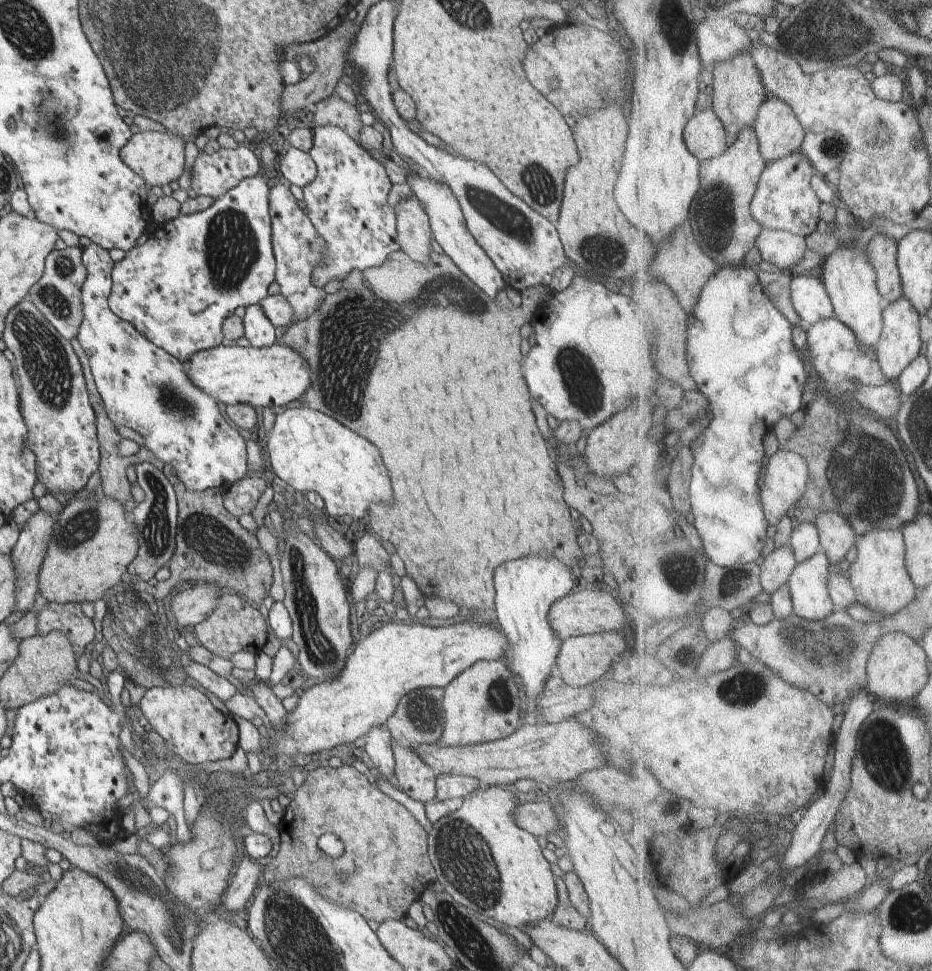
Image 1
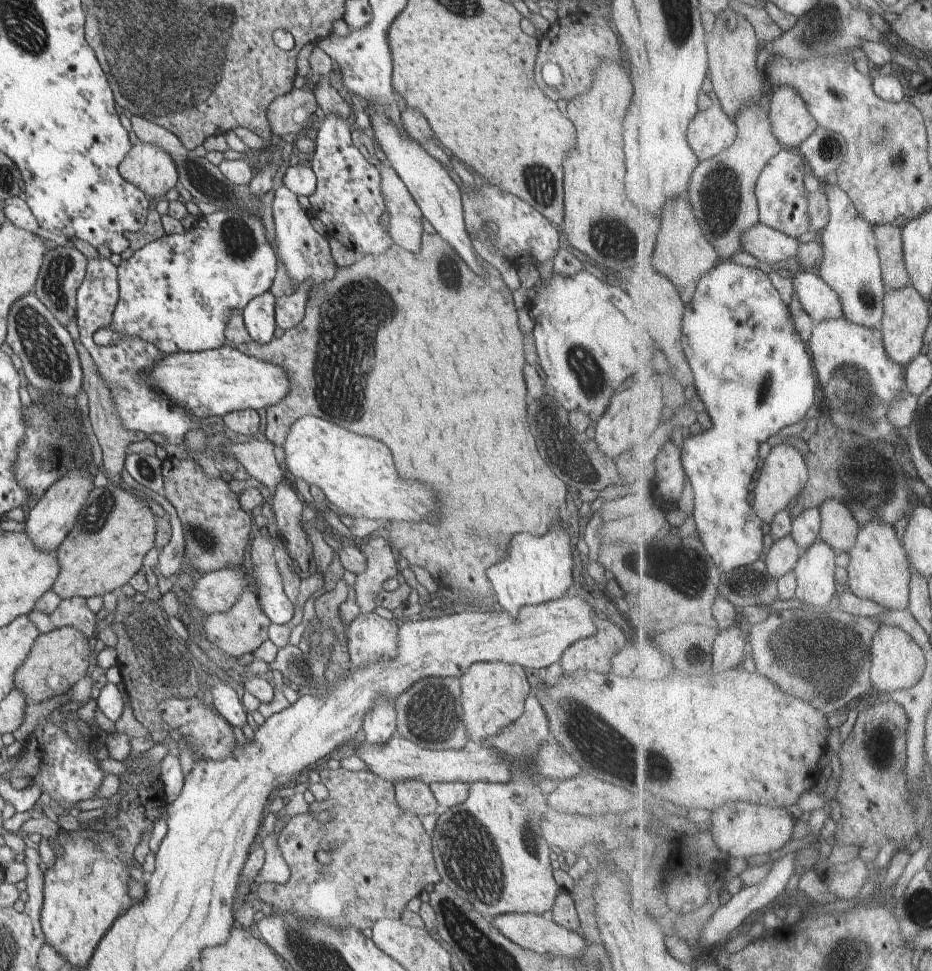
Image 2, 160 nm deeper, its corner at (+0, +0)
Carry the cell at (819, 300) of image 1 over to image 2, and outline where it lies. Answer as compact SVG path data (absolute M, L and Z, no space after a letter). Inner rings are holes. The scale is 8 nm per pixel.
M804 270L795 275L795 284L804 308L819 324L847 316L840 292L836 292L822 275Z

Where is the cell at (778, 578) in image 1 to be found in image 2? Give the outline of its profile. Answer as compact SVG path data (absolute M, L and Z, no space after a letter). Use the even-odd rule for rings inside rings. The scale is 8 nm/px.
M793 534L775 541L766 560L770 573L780 580L788 572L796 570L805 552Z

